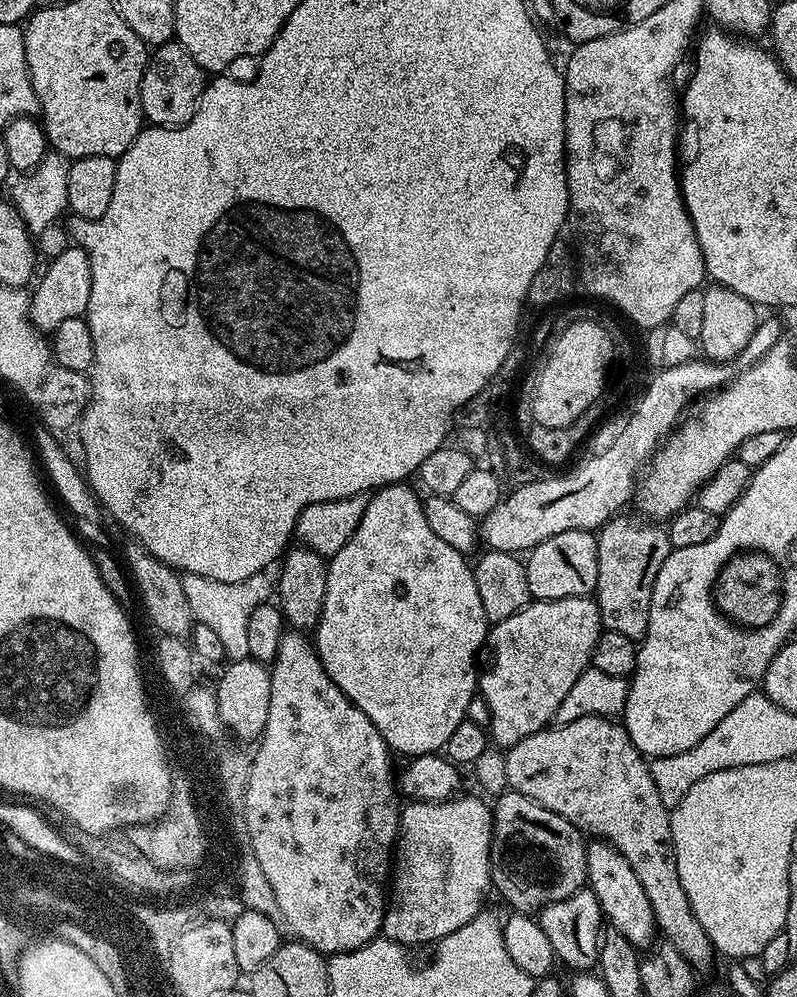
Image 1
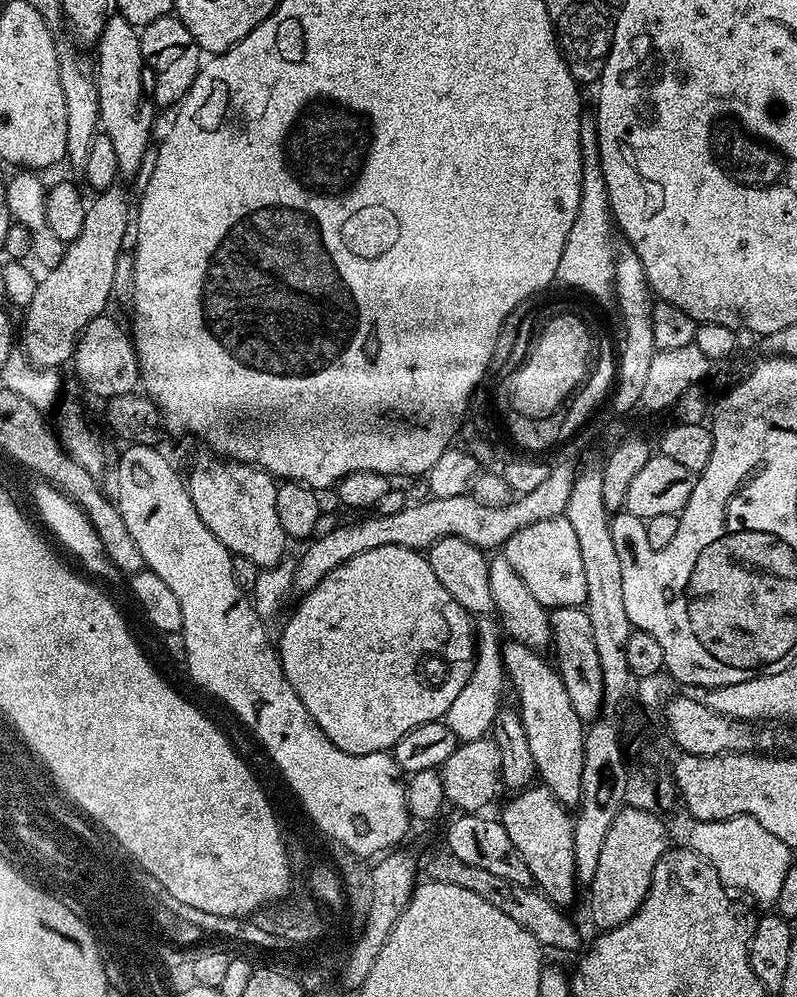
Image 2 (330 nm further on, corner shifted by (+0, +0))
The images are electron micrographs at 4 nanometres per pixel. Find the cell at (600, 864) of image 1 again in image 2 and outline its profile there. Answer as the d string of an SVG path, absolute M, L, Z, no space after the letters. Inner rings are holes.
M509 639L503 645L504 671L510 681L510 688L516 691L520 699L518 711L522 718L522 726L526 726L526 742L530 742L530 754L534 754L534 766L539 783L558 798L565 806L576 806L580 803L582 794L582 758L584 757L584 734L586 731L585 721L574 714L574 706L570 702L570 694L566 694L566 686L562 686L560 673L551 663L543 660L541 653L522 642Z

